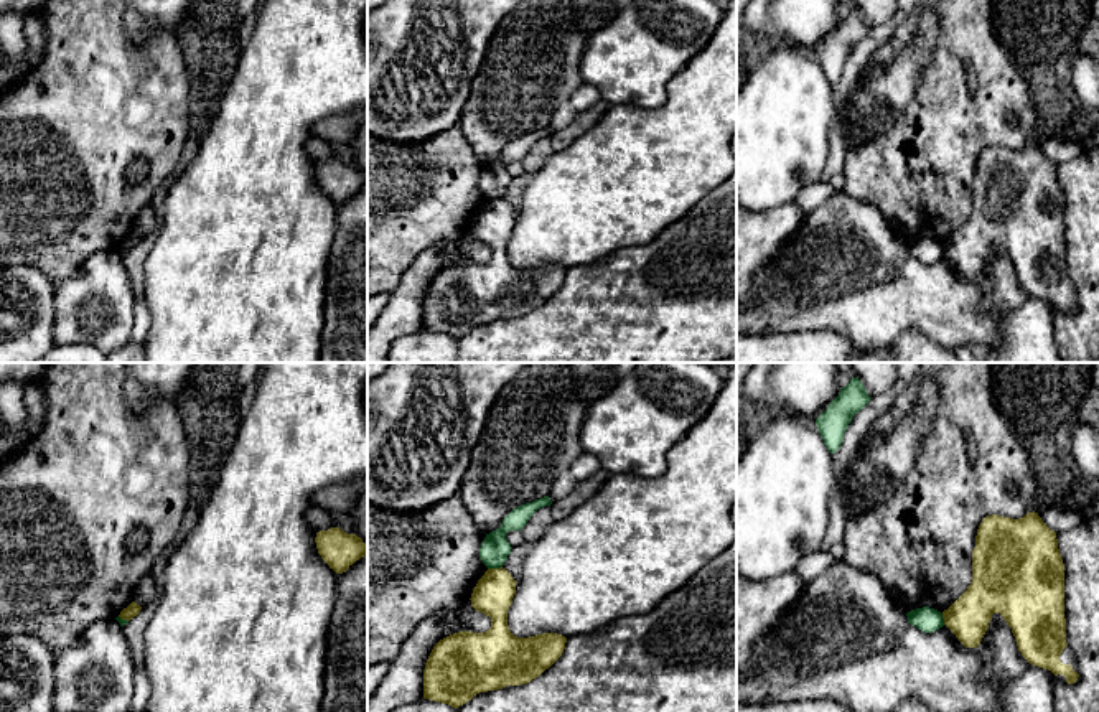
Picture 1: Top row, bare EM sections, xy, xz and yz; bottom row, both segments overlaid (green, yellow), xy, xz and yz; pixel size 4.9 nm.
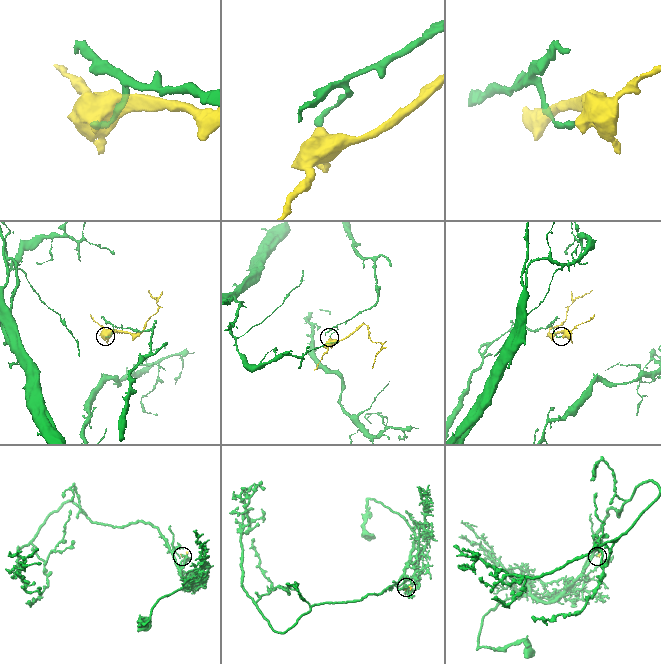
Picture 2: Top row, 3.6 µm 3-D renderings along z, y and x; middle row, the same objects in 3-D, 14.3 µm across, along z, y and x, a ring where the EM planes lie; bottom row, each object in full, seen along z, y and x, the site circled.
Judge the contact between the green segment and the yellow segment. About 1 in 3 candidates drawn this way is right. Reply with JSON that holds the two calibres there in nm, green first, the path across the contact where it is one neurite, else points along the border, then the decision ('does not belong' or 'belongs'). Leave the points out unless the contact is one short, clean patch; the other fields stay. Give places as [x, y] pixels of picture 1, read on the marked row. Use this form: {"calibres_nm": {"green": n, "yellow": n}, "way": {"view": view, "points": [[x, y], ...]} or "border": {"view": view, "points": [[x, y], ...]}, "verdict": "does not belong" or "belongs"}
{"calibres_nm": {"green": 140, "yellow": 190}, "border": {"view": "xz", "points": [[501, 566], [488, 569]]}, "verdict": "does not belong"}

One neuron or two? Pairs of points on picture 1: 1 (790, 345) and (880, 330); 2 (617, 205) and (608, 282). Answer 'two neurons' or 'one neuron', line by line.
1: two neurons
2: two neurons

